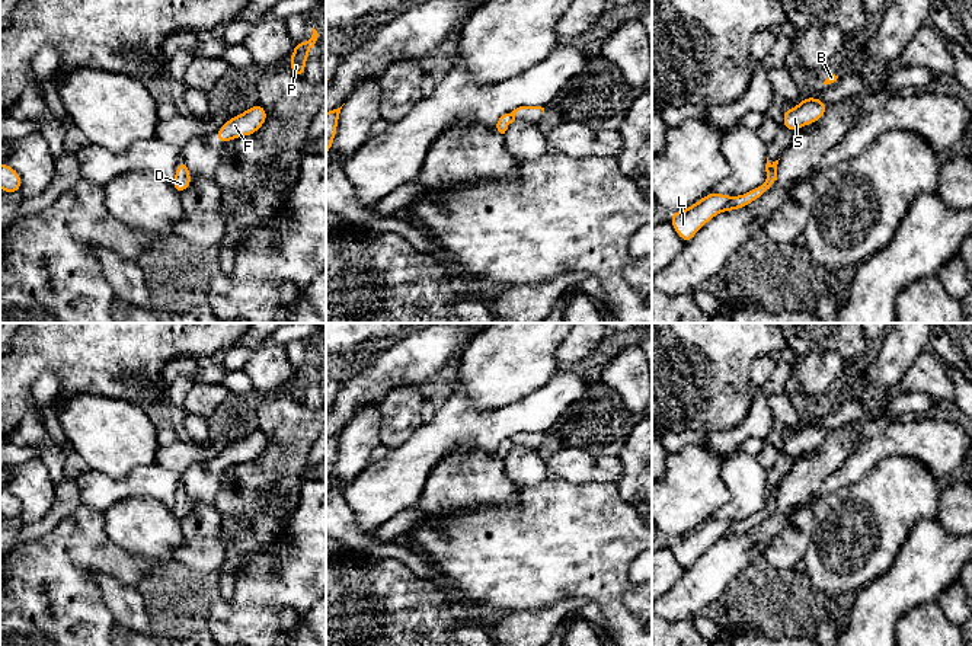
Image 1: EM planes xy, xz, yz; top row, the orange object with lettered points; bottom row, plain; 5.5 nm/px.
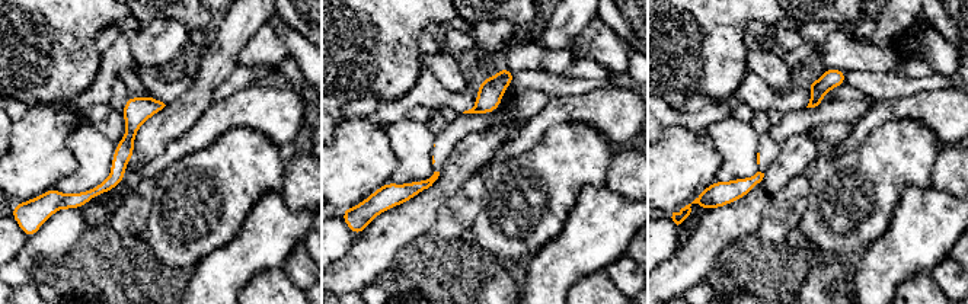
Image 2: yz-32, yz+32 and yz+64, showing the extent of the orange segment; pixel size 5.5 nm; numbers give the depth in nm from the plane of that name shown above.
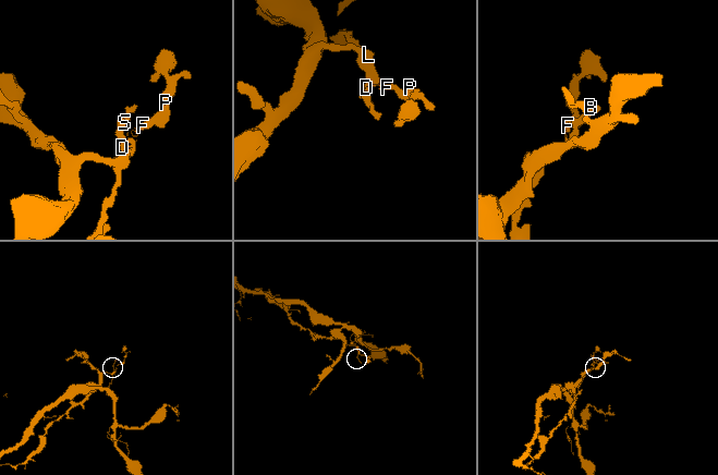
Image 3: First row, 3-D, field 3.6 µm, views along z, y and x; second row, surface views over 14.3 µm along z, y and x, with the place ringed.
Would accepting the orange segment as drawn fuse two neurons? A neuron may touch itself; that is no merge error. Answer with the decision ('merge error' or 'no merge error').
merge error

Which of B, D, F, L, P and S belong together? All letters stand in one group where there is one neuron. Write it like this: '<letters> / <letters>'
B D S / F L P

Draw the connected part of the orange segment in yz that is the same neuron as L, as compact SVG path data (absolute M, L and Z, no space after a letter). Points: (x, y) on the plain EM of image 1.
M713 517L684 537L672 538L669 549L681 566L688 569L706 549L709 549L719 538L725 537L735 524L736 522L728 522Z

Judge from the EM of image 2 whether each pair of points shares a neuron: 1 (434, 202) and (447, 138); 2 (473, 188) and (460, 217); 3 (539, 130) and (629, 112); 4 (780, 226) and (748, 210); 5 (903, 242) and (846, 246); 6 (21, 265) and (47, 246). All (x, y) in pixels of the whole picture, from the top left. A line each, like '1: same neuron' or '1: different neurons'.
1: different neurons
2: same neuron
3: same neuron
4: different neurons
5: different neurons
6: same neuron

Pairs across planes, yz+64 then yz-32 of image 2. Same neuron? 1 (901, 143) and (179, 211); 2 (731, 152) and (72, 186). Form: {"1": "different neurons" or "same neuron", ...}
{"1": "same neuron", "2": "same neuron"}

